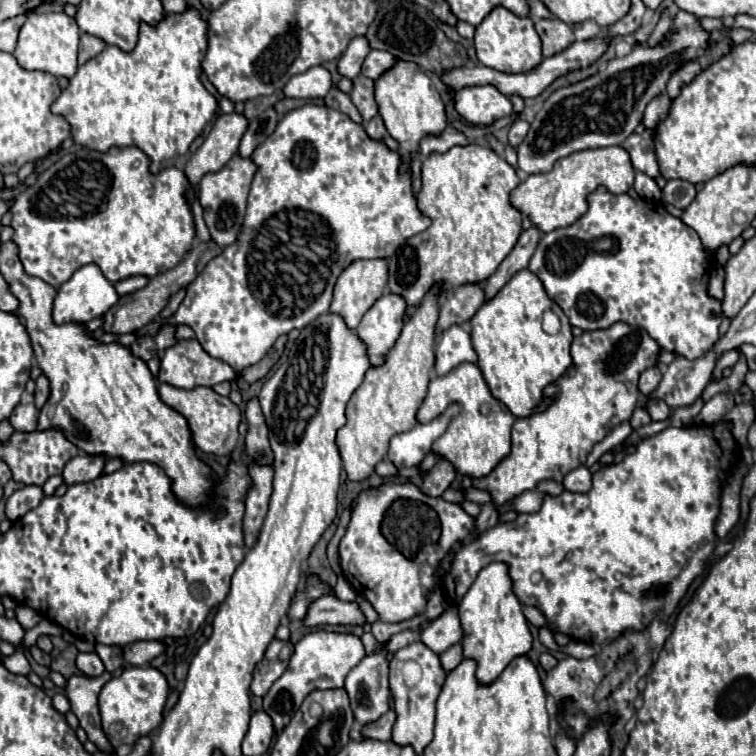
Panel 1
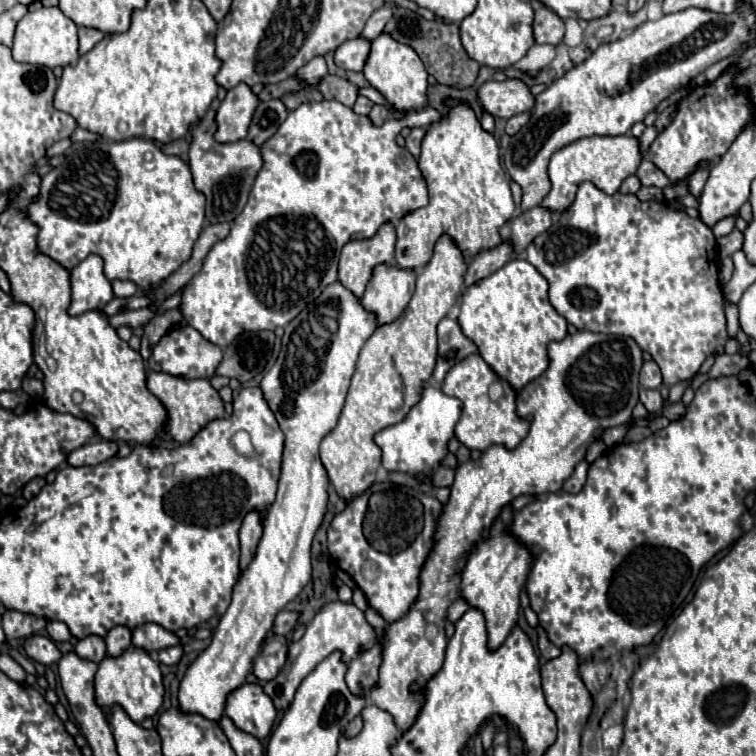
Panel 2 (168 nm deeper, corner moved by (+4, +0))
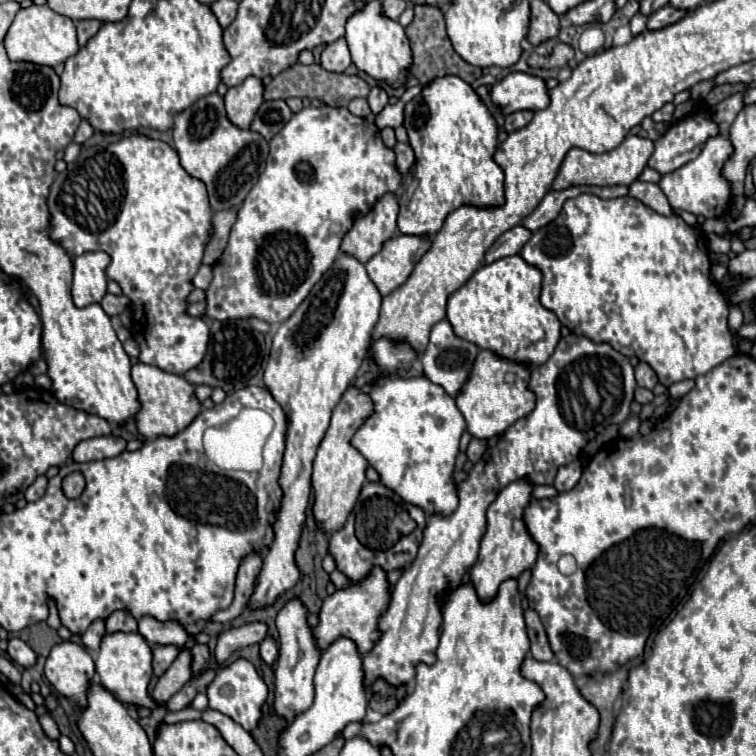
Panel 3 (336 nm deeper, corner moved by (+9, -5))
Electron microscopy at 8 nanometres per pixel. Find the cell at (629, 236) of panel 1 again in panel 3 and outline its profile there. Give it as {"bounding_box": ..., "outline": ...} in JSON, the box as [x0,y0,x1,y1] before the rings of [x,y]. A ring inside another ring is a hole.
{"bounding_box":[520,194,736,386],"outline":[[[580,194],[566,200],[558,218],[546,228],[532,232],[520,256],[540,268],[540,302],[556,312],[562,326],[650,364],[664,386],[702,376],[736,354],[734,336],[728,330],[728,306],[720,288],[710,282],[706,240],[702,234],[696,238],[696,230],[680,216],[662,216],[632,196],[602,200],[594,194]]]}

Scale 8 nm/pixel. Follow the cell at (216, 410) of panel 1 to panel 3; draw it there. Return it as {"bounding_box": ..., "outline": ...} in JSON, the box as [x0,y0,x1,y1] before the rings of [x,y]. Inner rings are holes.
{"bounding_box":[132,362,200,440],"outline":[[[138,362],[132,366],[132,380],[138,388],[138,402],[140,402],[140,410],[136,414],[136,428],[146,440],[154,440],[162,434],[174,436],[182,432],[198,416],[200,402],[194,396],[194,386],[186,382],[182,376]]]}

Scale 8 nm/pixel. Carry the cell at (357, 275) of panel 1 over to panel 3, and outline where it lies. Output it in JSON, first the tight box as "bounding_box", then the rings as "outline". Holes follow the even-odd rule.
{"bounding_box":[342,192,398,262],"outline":[[[386,192],[386,196],[380,196],[374,202],[374,208],[368,214],[354,218],[350,232],[342,240],[342,252],[348,252],[360,262],[368,262],[380,252],[382,244],[396,234],[396,218],[398,196]]]}

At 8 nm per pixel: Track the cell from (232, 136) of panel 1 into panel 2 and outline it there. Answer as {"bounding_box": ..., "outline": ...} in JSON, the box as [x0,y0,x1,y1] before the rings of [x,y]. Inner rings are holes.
{"bounding_box":[215,83,257,143],"outline":[[[241,83],[229,89],[215,115],[217,123],[215,141],[233,143],[243,139],[247,135],[255,107],[257,107],[257,97],[251,93],[247,85]]]}

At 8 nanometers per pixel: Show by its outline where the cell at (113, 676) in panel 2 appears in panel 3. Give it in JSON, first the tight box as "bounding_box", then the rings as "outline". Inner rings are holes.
{"bounding_box":[96,632,154,708],"outline":[[[114,632],[114,634],[104,634],[100,650],[96,654],[96,672],[100,674],[100,684],[110,690],[120,702],[130,704],[136,702],[138,706],[146,706],[152,708],[154,702],[148,694],[148,682],[152,678],[152,648],[146,644],[146,640],[142,640],[142,636],[138,636],[138,632]]]}

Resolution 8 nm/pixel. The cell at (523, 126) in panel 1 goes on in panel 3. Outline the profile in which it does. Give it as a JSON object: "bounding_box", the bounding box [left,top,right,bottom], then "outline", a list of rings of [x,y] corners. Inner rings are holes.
{"bounding_box":[504,110,534,132],"outline":[[[520,110],[520,112],[512,112],[506,116],[506,122],[504,122],[504,130],[506,132],[514,132],[514,130],[520,130],[524,128],[530,120],[532,120],[534,112],[532,110]]]}

